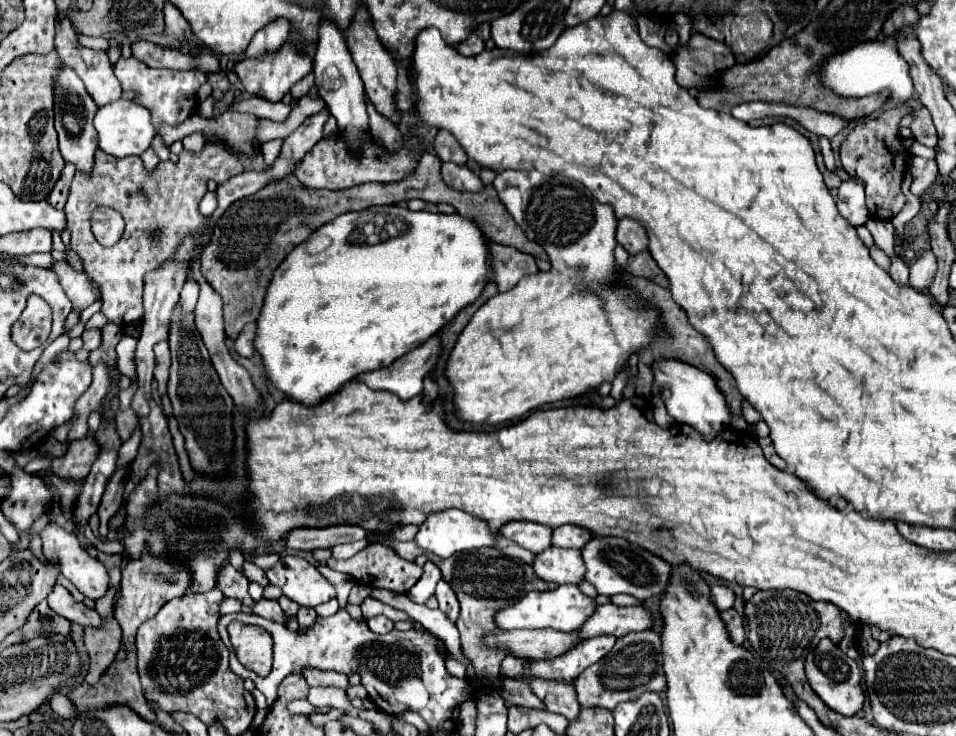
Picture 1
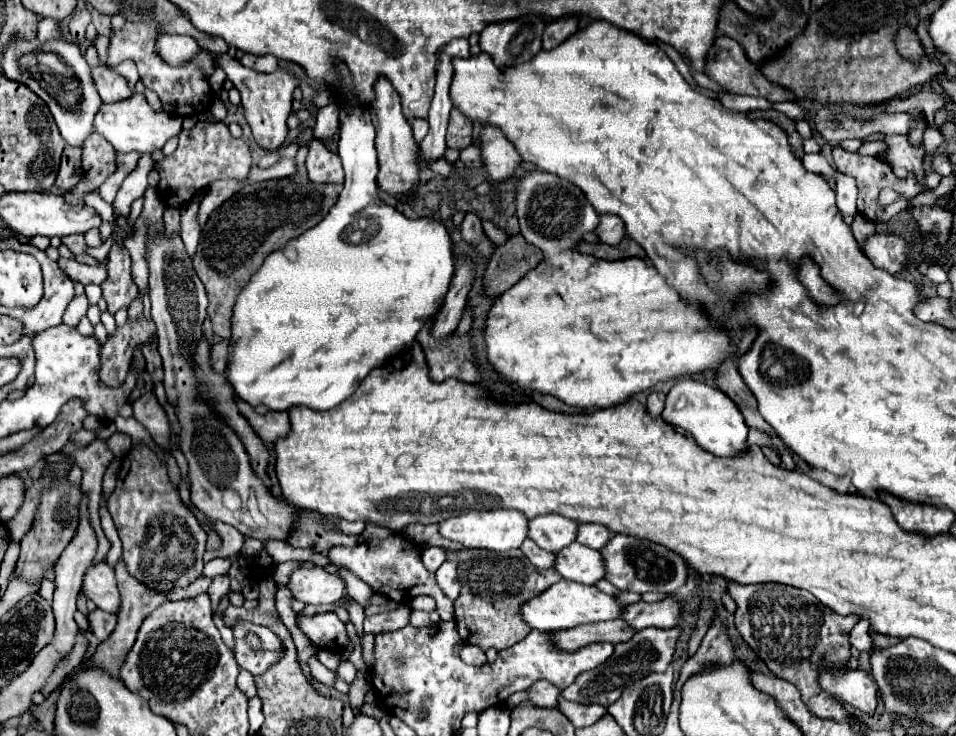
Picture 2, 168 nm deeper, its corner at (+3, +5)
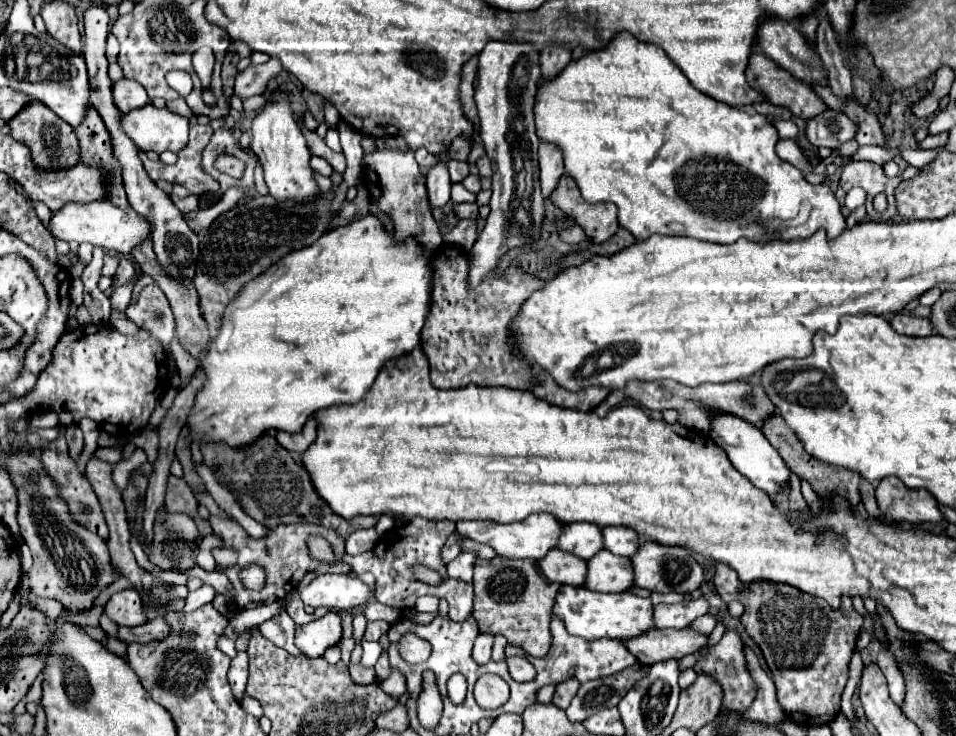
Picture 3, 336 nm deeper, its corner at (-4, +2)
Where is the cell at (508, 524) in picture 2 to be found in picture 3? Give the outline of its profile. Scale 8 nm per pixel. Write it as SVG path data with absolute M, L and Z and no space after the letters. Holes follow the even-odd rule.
M534 513L528 515L524 521L514 523L494 523L494 521L462 521L456 523L456 531L464 537L470 537L478 543L490 545L498 557L504 559L540 559L546 555L550 547L556 547L560 529L564 523L558 523L558 519L552 519L548 513Z

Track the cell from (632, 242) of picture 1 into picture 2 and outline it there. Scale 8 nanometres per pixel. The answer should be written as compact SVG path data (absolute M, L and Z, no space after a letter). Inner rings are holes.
M601 214L595 234L605 244L619 244L621 238L625 236L625 224L615 214Z

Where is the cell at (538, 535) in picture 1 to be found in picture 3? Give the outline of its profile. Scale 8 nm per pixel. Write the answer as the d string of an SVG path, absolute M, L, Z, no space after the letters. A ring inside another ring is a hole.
M568 523L562 527L556 547L580 559L590 559L602 549L602 529L594 527L594 523Z

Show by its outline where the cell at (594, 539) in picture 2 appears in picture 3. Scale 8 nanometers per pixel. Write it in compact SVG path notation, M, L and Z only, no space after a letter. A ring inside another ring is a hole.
M604 527L602 539L604 539L604 549L624 557L630 557L634 553L634 547L638 547L640 543L638 535L628 527Z

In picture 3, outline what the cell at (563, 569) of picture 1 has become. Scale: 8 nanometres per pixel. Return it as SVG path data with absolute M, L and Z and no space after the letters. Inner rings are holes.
M602 549L586 563L588 563L584 581L586 589L618 593L632 587L632 571L628 557L620 557Z

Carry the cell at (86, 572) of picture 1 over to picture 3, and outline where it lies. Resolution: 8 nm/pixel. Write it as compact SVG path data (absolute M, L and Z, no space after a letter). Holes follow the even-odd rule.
M124 589L114 593L106 607L104 613L118 625L142 625L146 623L146 611L144 611L144 603L140 599L140 595L134 589Z

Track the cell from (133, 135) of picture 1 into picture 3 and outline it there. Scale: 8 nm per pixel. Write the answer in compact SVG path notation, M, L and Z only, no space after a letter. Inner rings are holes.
M152 103L122 113L120 125L140 151L178 153L188 143L188 119L170 113L166 107L158 109Z

